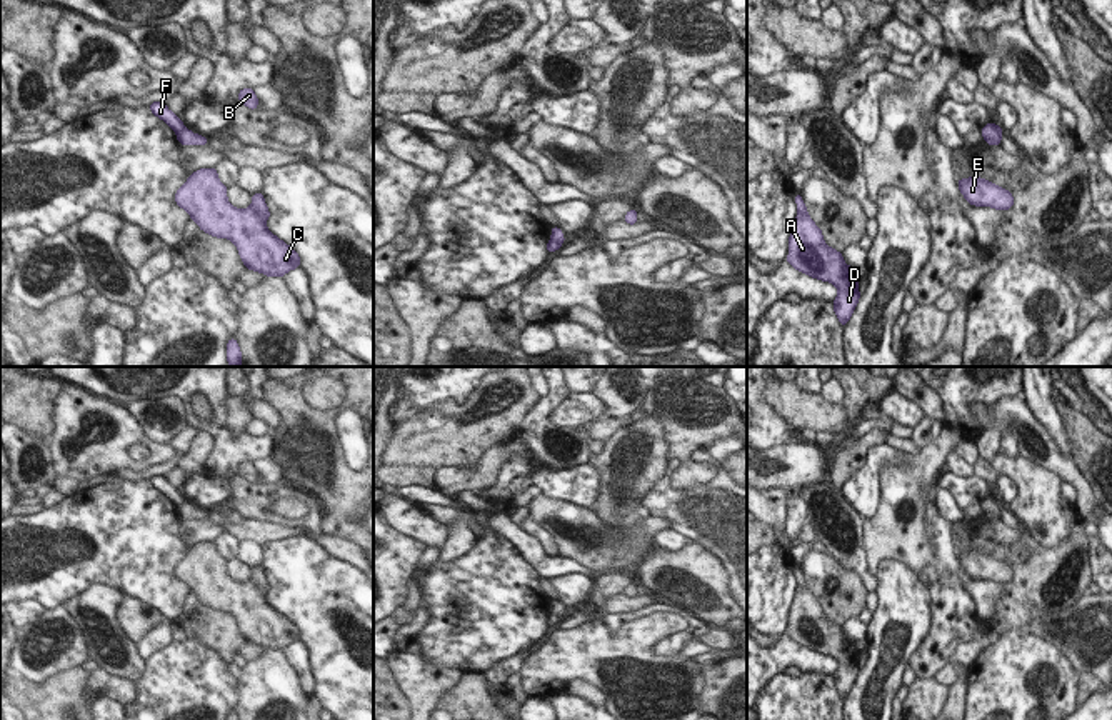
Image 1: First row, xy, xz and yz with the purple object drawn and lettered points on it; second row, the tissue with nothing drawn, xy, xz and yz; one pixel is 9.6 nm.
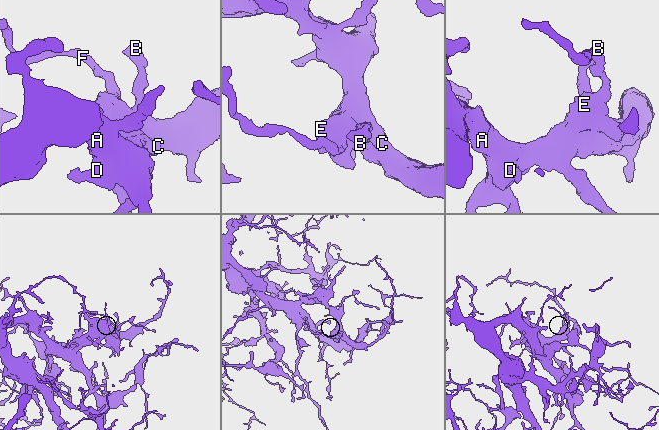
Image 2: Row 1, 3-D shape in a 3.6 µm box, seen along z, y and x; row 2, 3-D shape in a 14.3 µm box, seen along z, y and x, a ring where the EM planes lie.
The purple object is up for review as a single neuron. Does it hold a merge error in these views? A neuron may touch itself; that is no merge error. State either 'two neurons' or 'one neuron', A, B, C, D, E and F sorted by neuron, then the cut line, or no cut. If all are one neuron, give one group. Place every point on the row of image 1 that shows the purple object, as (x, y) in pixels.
two neurons; groups A B C D E / F; cut xy (185, 127), (177, 135)

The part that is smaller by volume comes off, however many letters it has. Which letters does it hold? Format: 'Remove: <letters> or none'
Remove: F

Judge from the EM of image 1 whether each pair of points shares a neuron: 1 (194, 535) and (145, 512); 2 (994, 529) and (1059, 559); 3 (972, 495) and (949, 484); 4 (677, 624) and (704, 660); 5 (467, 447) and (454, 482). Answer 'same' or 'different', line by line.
1: different
2: different
3: same
4: different
5: different

